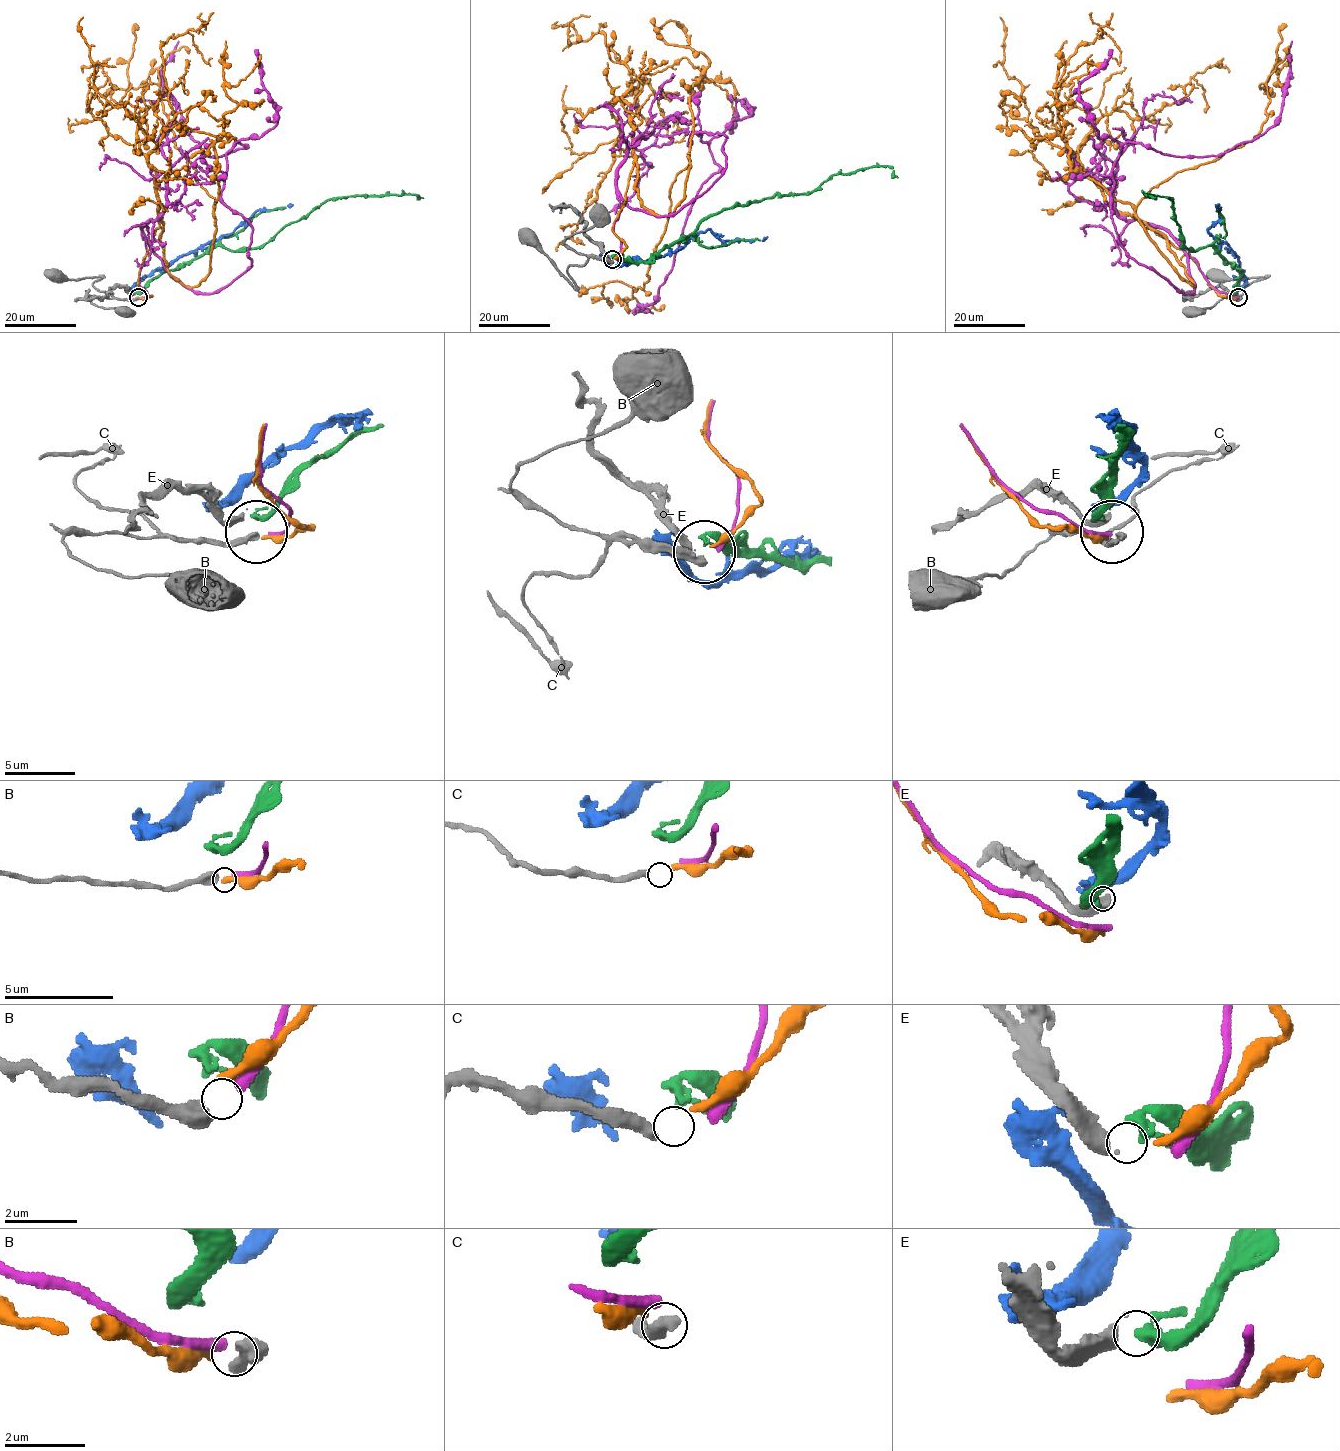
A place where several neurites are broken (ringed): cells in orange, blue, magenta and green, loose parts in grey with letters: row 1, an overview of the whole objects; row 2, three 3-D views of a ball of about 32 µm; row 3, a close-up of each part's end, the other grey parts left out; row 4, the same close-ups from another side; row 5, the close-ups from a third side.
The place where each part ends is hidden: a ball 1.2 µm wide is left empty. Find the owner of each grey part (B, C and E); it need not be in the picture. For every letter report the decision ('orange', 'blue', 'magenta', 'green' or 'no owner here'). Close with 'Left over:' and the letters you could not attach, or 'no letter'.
B: magenta
C: orange
E: green
Left over: no letter

